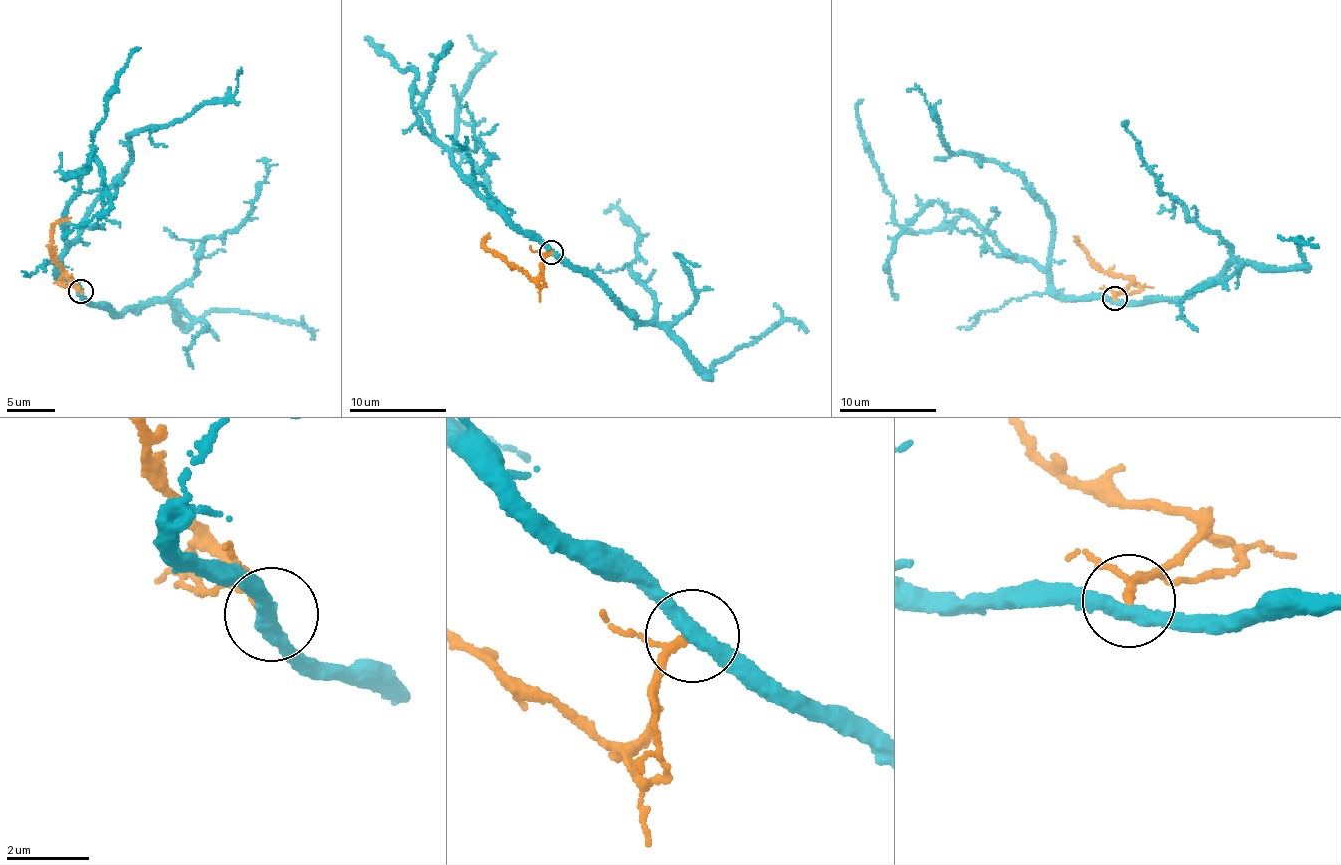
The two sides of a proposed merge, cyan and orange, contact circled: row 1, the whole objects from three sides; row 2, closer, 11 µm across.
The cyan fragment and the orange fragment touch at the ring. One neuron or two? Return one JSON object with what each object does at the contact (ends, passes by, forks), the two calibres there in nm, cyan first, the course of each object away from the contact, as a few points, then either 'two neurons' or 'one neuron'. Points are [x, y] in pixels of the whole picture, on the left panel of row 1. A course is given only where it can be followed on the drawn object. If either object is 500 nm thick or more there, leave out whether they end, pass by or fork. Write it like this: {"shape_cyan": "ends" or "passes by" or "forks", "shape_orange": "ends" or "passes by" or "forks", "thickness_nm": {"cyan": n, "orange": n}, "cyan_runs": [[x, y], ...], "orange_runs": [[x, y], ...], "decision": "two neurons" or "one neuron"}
{"shape_cyan": "passes by", "shape_orange": "passes by", "thickness_nm": {"cyan": 380, "orange": 150}, "cyan_runs": [[81, 293], [58, 272], [79, 187], [76, 174], [64, 178], [88, 167], [106, 98], [139, 49]], "orange_runs": [[81, 291], [63, 273], [50, 246], [55, 223], [70, 217]], "decision": "two neurons"}

